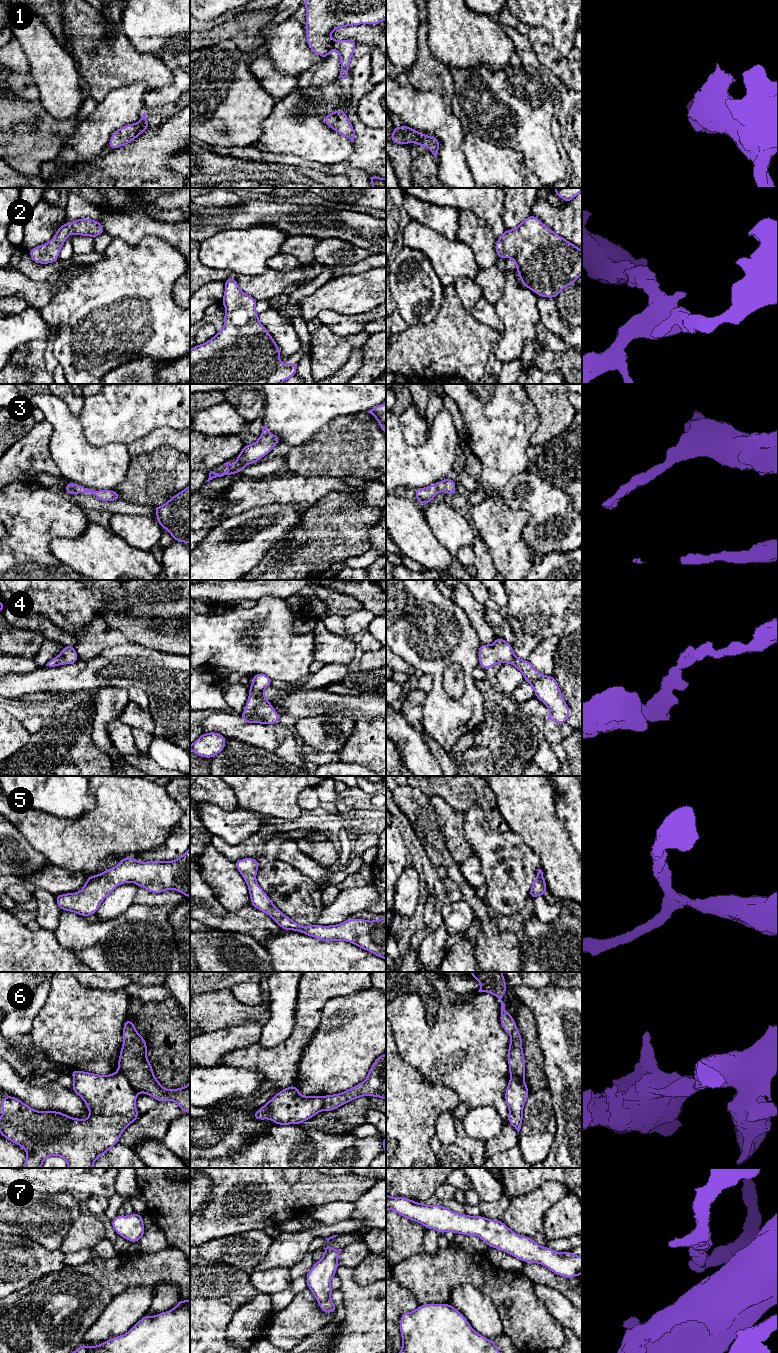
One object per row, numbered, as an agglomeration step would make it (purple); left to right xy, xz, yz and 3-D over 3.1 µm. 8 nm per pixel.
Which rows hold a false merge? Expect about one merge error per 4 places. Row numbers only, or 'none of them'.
6

